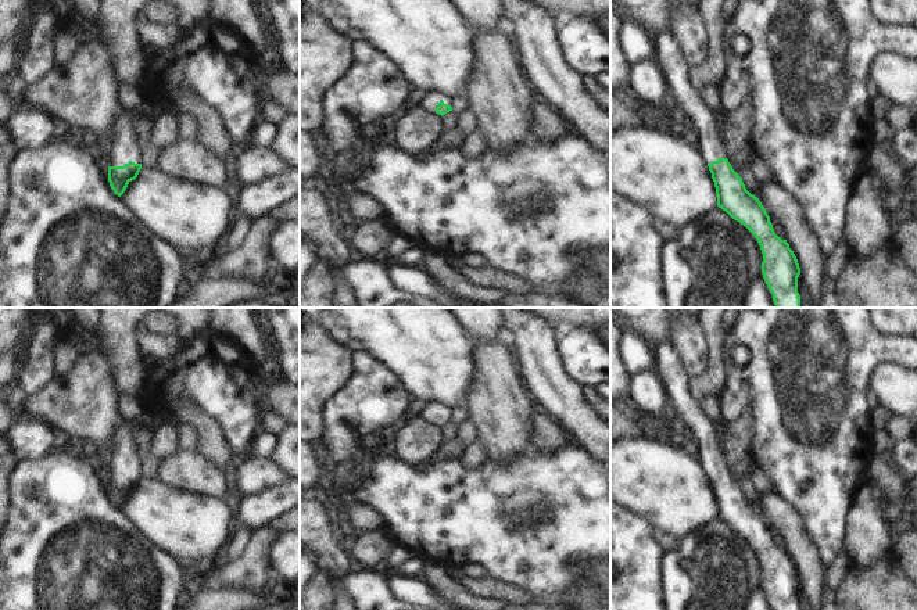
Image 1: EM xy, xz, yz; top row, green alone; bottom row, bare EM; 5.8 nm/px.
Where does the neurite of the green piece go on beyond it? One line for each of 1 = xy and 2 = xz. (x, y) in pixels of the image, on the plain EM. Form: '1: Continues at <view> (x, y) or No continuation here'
1: Continues at xy (126, 458)
2: Continues at xz (429, 411).

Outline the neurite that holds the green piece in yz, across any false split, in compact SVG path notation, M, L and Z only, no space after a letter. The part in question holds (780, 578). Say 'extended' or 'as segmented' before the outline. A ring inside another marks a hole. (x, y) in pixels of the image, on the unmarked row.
extended | M670 338L653 348L656 373L667 390L684 424L698 441L698 460L709 477L716 498L717 517L734 531L742 534L757 550L762 564L763 589L773 610L800 610L798 588L800 578L787 550L781 550L770 532L764 517L751 505L741 487L726 469L714 421L705 413L701 401L692 392L692 380L687 374Z

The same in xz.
extended | M427 402L418 408L418 412L431 423L445 426L452 421L452 406L441 402Z

